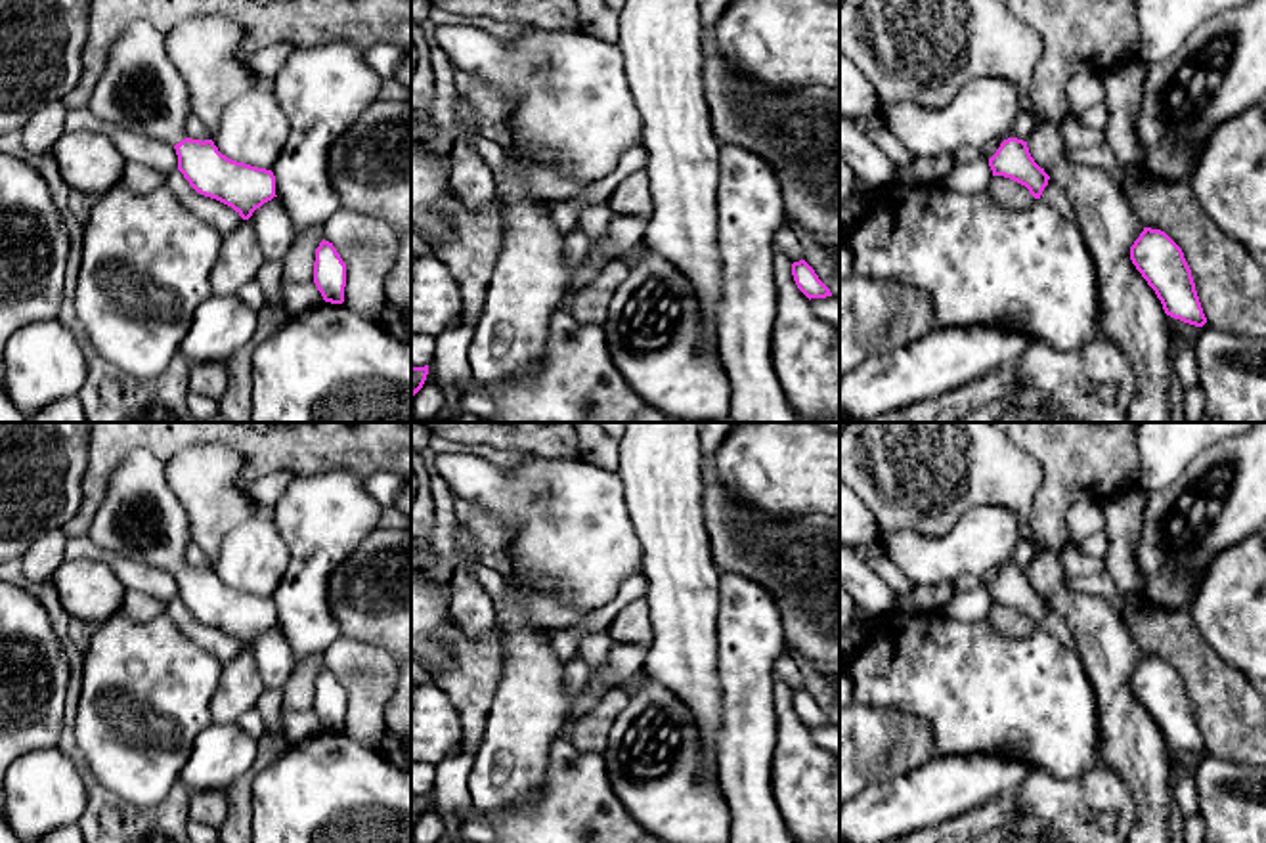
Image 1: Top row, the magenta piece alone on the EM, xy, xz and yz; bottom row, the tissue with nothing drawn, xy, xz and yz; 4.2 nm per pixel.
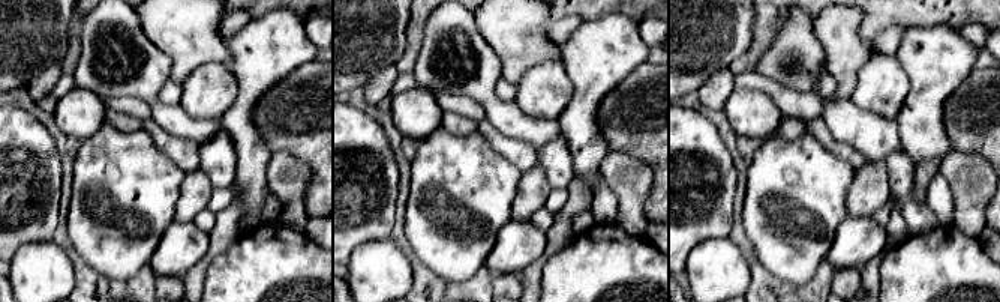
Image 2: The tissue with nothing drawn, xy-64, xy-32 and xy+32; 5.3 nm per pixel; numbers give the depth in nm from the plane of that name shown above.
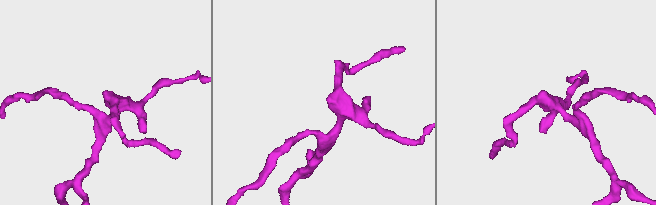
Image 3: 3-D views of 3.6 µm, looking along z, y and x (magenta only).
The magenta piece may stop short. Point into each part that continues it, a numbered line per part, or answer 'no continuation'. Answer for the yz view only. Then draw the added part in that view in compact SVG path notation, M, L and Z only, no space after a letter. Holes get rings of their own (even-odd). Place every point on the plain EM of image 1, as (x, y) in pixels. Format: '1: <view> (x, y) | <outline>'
1: yz (983, 538) | M996 505L970 508L941 537L889 531L880 539L918 587L949 583L964 573L983 577L994 566L1014 566L1012 556L1021 541L1014 512Z

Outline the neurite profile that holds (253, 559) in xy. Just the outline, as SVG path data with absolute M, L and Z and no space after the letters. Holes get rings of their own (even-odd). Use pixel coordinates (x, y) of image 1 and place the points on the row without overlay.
M258 514L226 535L212 570L231 589L272 598L289 562L272 514Z

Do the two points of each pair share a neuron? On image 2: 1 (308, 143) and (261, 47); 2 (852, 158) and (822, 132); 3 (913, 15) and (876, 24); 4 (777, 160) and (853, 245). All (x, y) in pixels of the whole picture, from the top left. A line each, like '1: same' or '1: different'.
1: different
2: same
3: same
4: different

